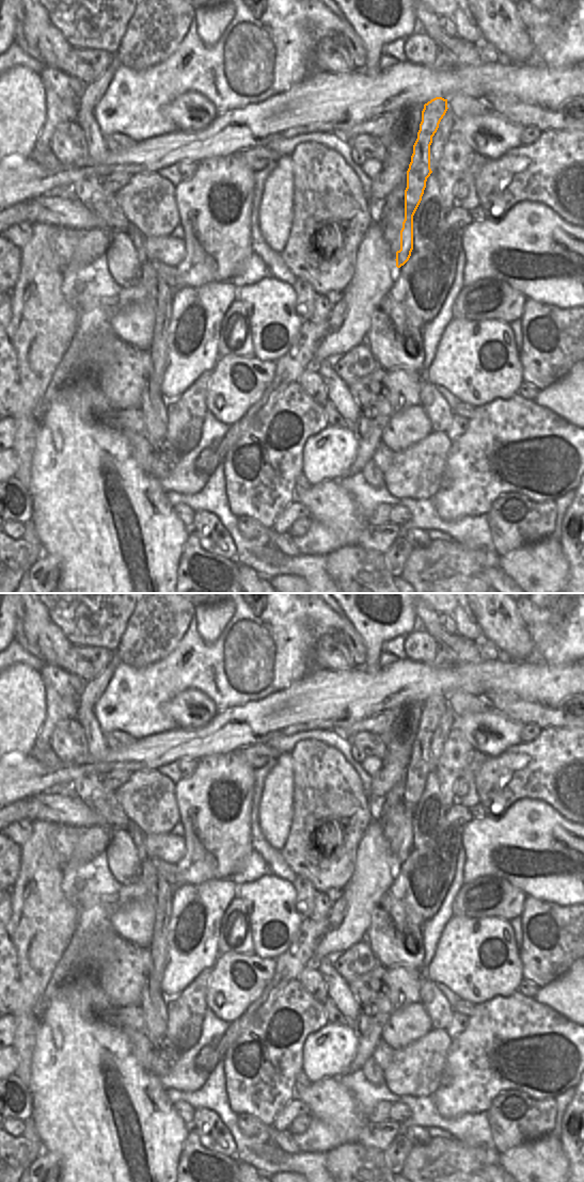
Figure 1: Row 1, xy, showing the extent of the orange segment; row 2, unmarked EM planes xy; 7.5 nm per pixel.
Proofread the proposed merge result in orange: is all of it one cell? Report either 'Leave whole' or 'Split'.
Split.

